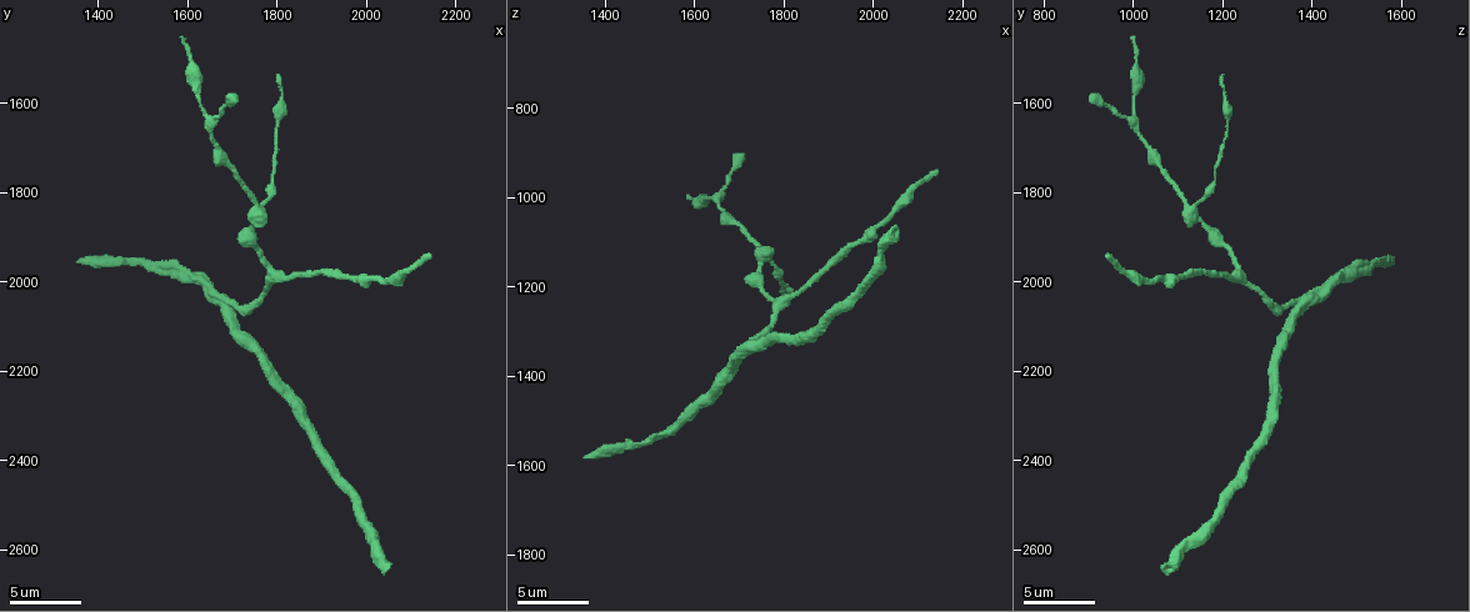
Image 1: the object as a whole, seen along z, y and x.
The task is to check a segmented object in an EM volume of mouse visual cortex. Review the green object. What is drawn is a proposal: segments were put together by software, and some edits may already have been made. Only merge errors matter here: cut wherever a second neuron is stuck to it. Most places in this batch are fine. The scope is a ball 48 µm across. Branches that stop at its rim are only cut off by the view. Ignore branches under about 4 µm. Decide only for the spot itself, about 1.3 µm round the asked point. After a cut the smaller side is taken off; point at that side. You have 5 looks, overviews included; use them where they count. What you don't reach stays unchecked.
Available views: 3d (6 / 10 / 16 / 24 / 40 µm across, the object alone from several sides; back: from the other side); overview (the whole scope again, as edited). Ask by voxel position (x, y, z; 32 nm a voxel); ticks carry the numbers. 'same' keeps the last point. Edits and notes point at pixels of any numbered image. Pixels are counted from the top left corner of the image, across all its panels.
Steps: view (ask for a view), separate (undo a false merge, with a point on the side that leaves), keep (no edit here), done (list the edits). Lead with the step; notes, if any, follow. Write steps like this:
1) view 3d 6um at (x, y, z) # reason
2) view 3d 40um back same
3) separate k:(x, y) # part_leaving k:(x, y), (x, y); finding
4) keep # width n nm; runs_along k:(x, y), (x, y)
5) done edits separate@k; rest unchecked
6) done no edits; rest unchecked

view 3d 10um at (1780, 1975, 1230)

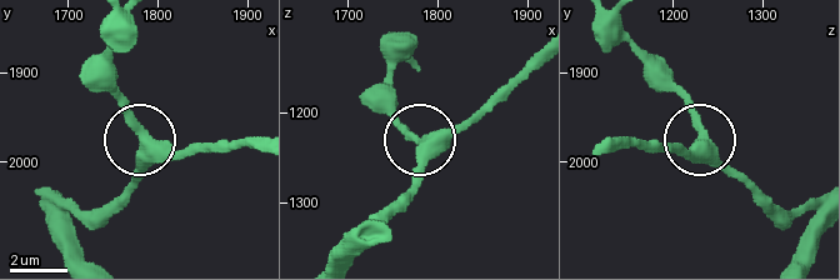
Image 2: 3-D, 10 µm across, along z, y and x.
keep # side_arm 15 um; runs_along 2:(793, 210), (766, 203), (701, 139), (685, 153), (654, 153); continuous, no second neuron

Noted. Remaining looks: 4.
view 3d 10um at (1690, 2090, 1355)

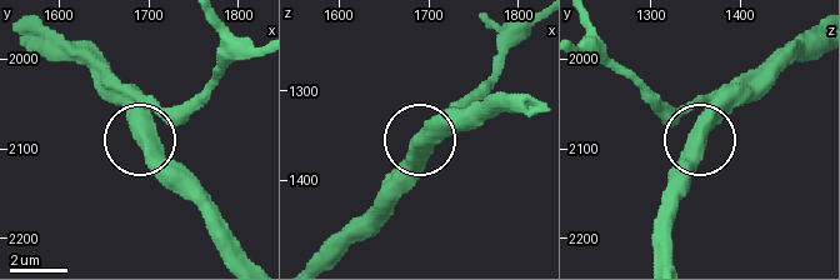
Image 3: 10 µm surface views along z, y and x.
view 3d 10um back at (1690, 2085, 1355)

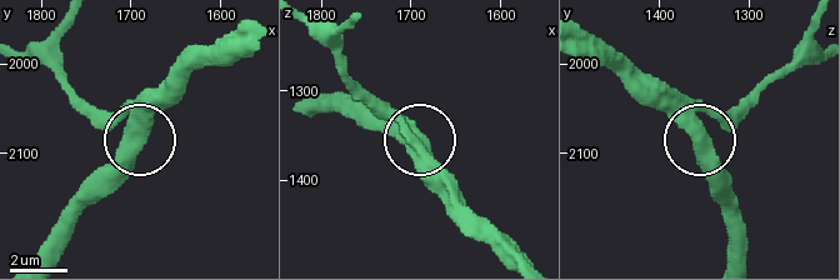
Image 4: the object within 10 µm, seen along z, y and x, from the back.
keep # all the same neuron

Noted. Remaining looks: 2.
view 3d 10um at (1760, 1830, 1130)

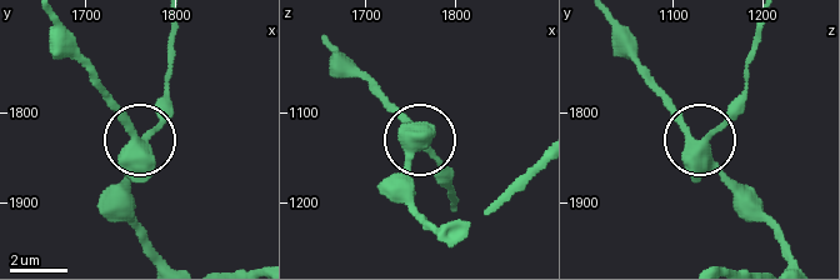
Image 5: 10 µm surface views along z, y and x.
keep # runs_along 5:(794, 254), (703, 141), (745, 99); one neuron here

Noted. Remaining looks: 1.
done no edits; rest unchecked

